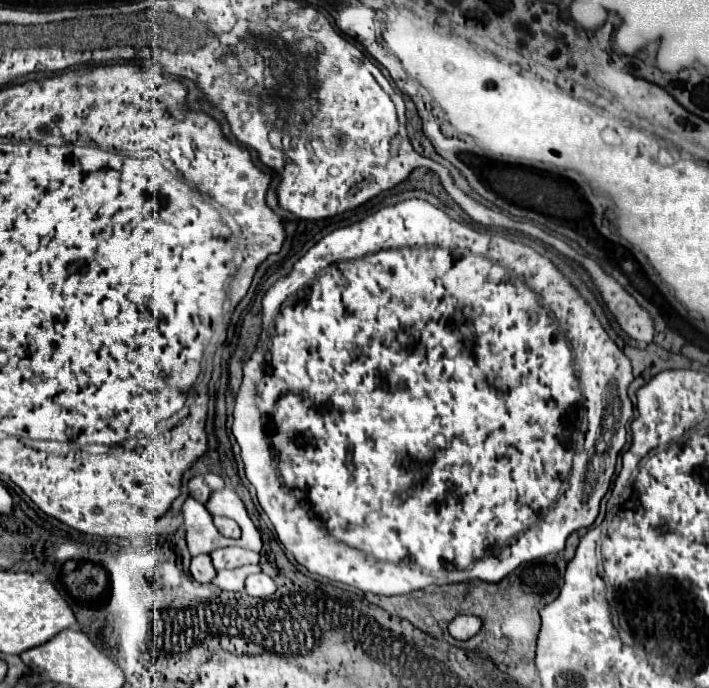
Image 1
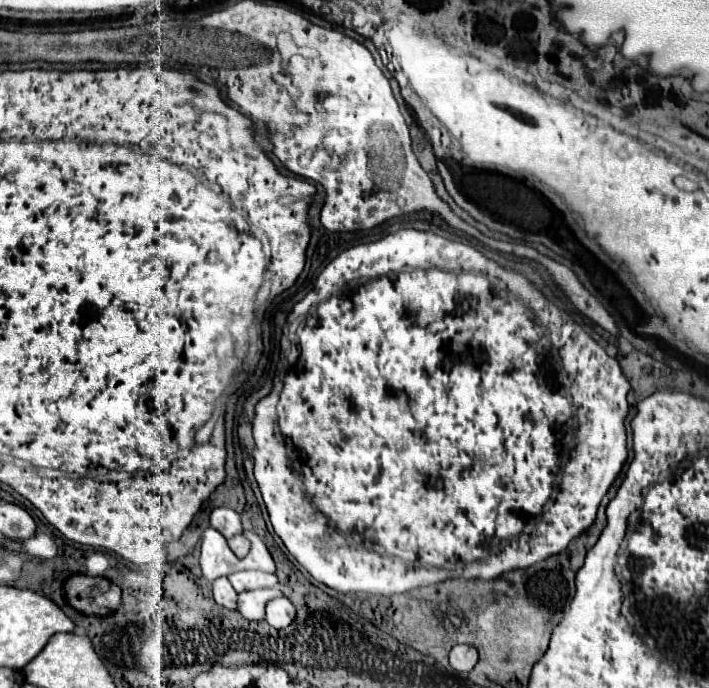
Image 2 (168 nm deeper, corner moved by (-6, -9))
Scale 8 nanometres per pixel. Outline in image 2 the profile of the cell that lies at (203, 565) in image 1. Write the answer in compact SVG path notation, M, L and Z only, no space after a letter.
M227 578L213 580L213 598L225 608L237 608L237 592L233 590Z

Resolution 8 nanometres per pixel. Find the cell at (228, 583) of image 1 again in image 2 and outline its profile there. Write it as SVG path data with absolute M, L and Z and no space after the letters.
M259 588L259 590L247 590L237 596L237 610L247 620L263 620L265 616L265 604L267 600L279 596L279 588Z

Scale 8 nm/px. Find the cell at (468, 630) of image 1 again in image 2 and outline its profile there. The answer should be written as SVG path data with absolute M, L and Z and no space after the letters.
M457 644L457 646L453 646L453 650L449 654L451 666L459 672L469 672L477 664L477 660L479 660L477 648L469 646L469 644Z

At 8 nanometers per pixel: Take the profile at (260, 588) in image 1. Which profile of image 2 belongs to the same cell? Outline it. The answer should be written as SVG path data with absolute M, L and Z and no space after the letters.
M279 596L279 598L273 598L267 602L265 606L265 620L281 630L281 628L287 628L295 618L295 606L285 598L285 596Z

